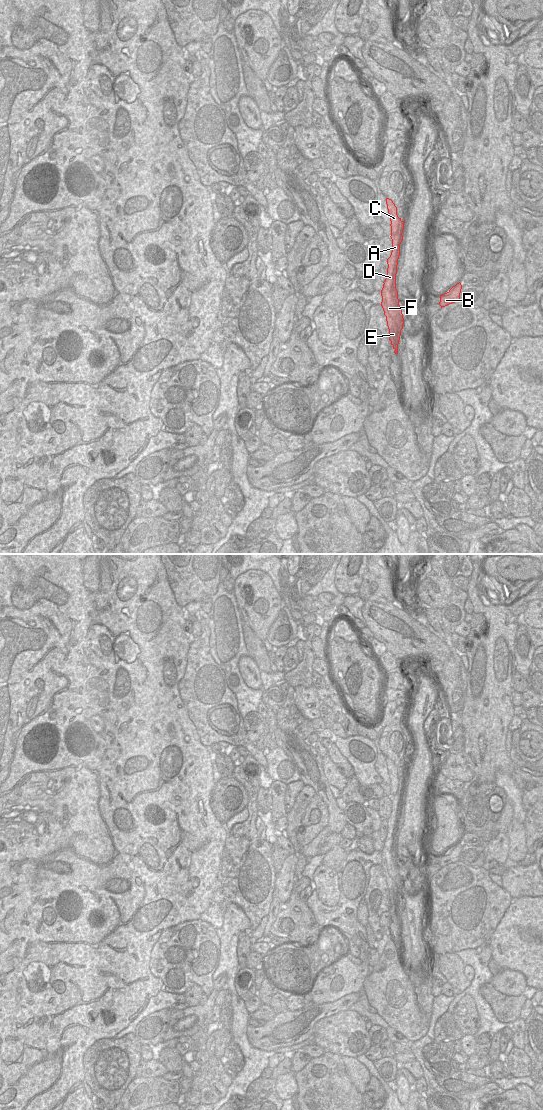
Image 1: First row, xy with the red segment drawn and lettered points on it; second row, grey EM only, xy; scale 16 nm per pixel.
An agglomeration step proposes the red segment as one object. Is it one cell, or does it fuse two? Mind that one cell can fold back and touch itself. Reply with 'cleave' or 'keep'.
cleave

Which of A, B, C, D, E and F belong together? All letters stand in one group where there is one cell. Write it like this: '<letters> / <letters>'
A B D E F / C

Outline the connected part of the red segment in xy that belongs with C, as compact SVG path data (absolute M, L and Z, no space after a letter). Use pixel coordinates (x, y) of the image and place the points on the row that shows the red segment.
M386 198L386 204L387 204L387 209L391 221L391 236L394 236L399 229L402 231L404 230L404 223L405 221L402 221L401 218L398 217L397 215L397 207L393 203L393 201L389 198Z

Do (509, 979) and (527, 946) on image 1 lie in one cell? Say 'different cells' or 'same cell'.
different cells

